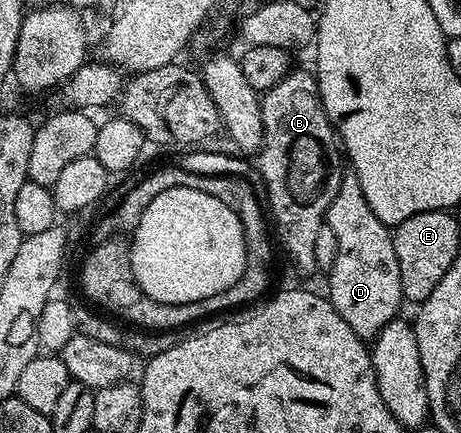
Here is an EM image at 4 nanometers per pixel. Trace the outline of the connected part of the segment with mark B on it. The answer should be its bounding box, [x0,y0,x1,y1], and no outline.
[256,68,344,273]

